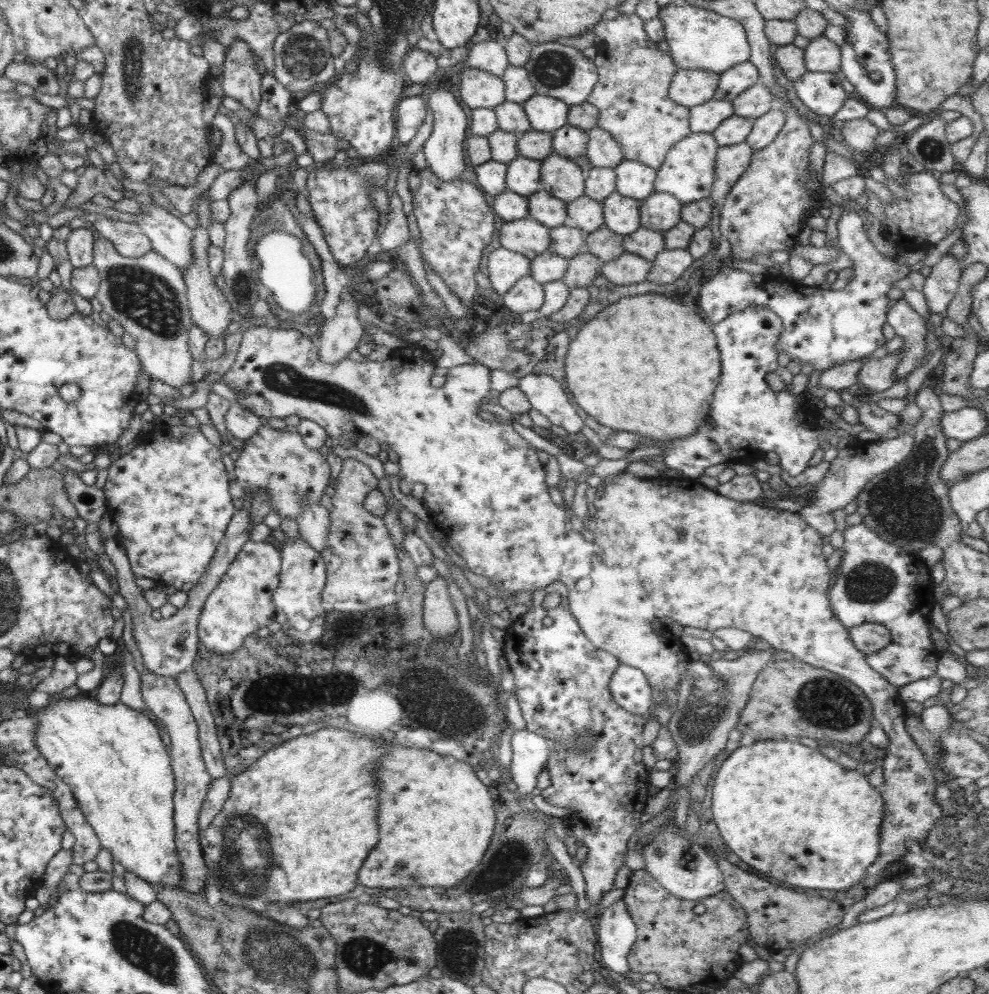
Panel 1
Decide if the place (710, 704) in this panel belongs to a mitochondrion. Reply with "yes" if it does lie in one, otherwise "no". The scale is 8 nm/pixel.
yes

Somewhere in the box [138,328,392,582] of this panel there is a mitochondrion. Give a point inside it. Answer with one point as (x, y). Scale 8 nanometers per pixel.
(280, 377)

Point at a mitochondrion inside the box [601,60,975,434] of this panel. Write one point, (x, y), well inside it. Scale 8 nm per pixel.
(932, 151)

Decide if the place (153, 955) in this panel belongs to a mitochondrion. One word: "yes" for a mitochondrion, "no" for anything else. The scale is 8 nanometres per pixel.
yes

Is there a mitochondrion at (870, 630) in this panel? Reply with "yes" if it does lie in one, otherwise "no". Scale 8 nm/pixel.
no

